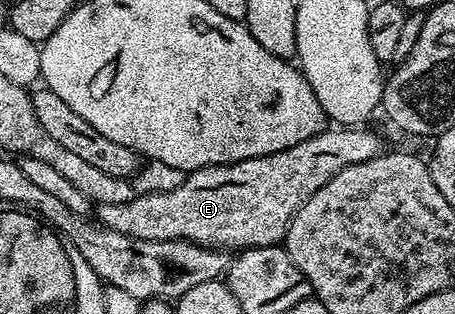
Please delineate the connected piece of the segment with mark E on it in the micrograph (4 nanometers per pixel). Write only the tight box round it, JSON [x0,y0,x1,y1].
[98,126,385,250]

